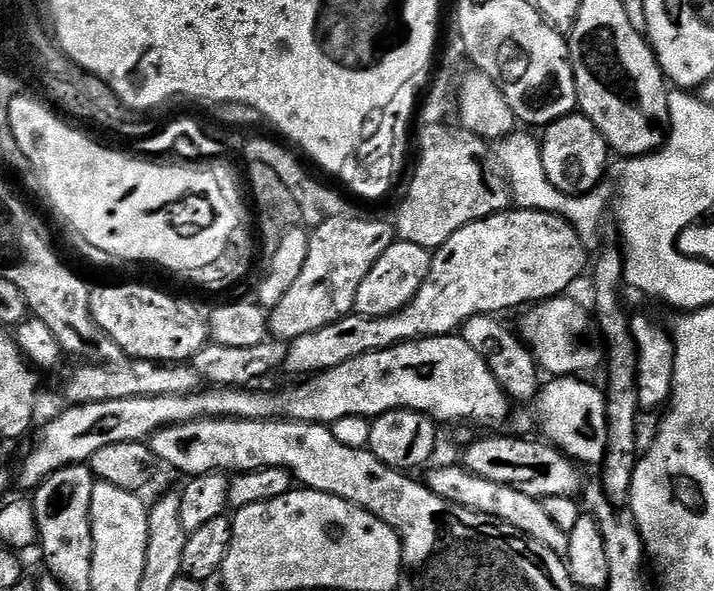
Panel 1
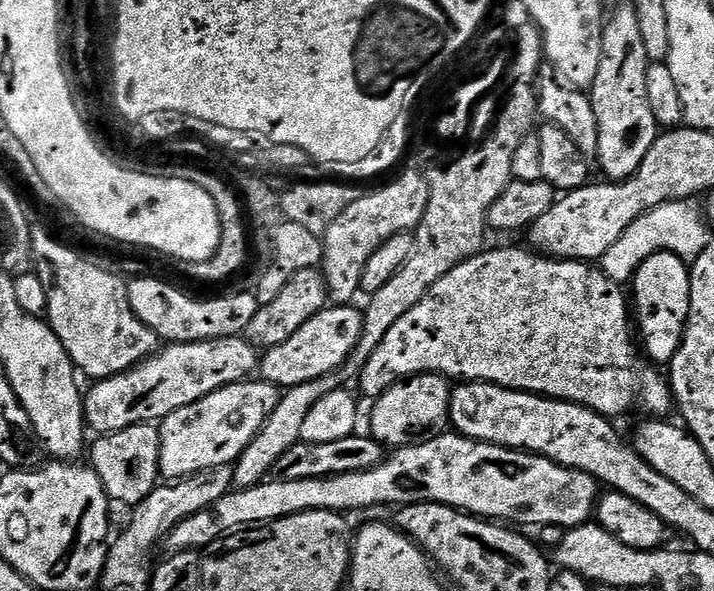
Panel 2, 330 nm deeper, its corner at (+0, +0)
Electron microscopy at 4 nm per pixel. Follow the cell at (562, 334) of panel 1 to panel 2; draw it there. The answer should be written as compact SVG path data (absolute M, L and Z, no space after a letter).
M527 247L521 248L496 248L493 252L482 250L476 256L471 256L469 260L463 260L446 278L438 278L434 286L430 286L427 296L414 306L414 310L409 310L398 322L394 322L394 327L386 333L386 338L378 342L378 350L370 354L370 362L359 374L358 385L369 398L375 398L386 389L392 388L400 380L407 380L409 376L425 376L428 372L434 372L438 376L453 378L460 382L483 382L485 384L497 384L503 388L514 388L518 392L535 392L538 396L546 396L553 400L565 400L567 404L581 404L584 408L594 410L599 416L617 418L623 412L628 412L632 404L637 404L649 417L664 418L668 411L673 411L674 397L667 379L659 376L657 369L652 366L644 368L645 361L638 351L637 341L634 339L634 324L630 319L630 304L626 299L626 292L619 284L615 284L603 270L593 266L588 262L578 260L554 260L543 254L537 254Z

